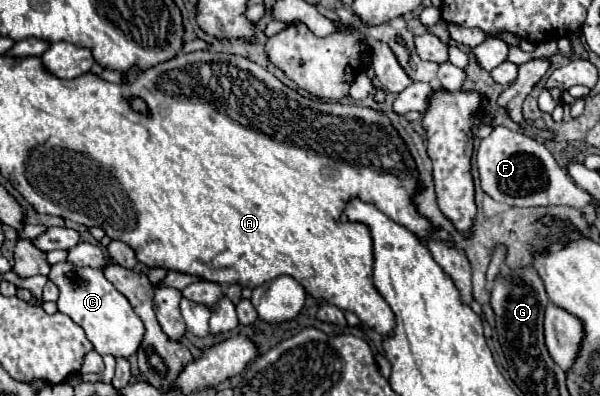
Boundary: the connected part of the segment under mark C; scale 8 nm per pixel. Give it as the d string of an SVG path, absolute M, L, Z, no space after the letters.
M65 261L65 263L51 265L51 271L47 277L59 287L59 299L57 299L59 311L69 315L79 327L83 327L87 339L93 343L99 355L113 355L113 357L129 359L131 355L137 353L145 335L145 325L135 315L127 297L121 295L105 279L105 275L99 269L75 267Z

